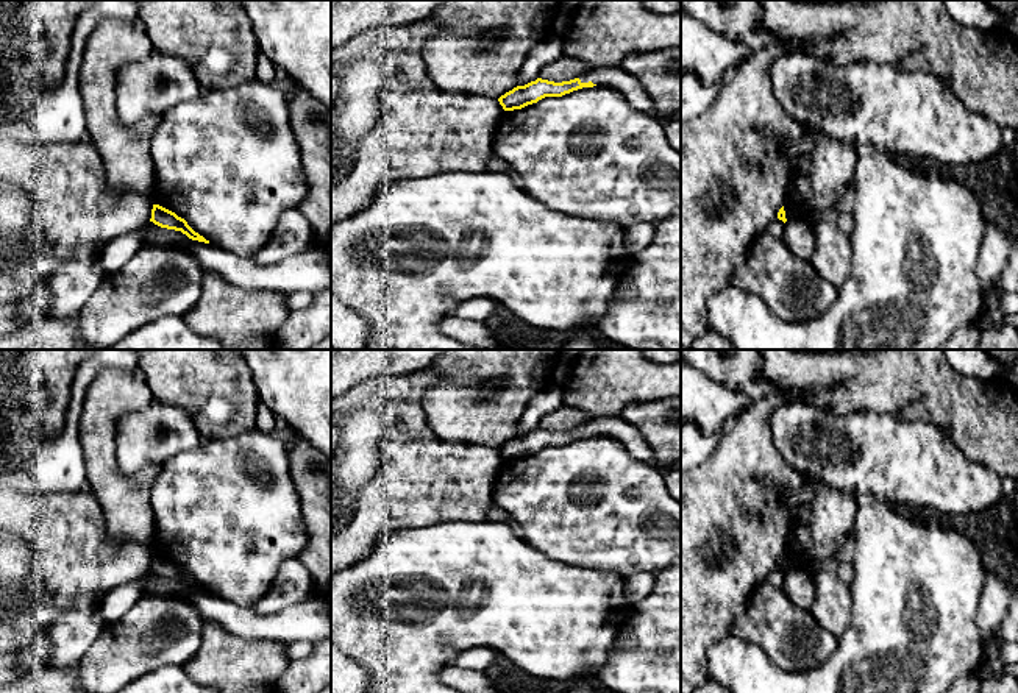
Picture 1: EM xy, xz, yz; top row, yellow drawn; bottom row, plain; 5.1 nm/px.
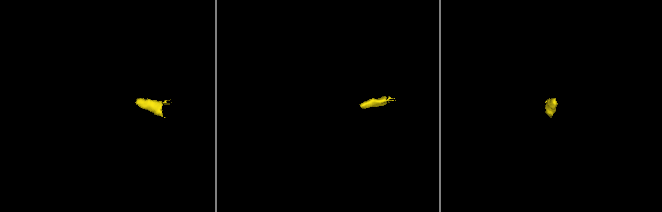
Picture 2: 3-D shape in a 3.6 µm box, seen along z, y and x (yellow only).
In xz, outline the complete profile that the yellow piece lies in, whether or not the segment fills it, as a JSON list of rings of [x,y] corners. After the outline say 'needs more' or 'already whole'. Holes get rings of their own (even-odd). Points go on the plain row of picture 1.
[[[618,417],[592,418],[581,428],[562,432],[537,428],[536,431],[531,431],[525,435],[517,435],[512,440],[506,442],[498,448],[498,451],[504,460],[514,460],[537,453],[545,446],[562,446],[573,440],[593,435],[614,437],[626,446],[634,459],[660,468],[646,440],[634,426]]] | needs more

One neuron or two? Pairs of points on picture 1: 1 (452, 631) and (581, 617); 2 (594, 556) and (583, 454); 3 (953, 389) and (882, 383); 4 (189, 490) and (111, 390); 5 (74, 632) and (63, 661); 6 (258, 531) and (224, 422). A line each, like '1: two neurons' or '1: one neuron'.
1: one neuron
2: one neuron
3: one neuron
4: two neurons
5: one neuron
6: two neurons

